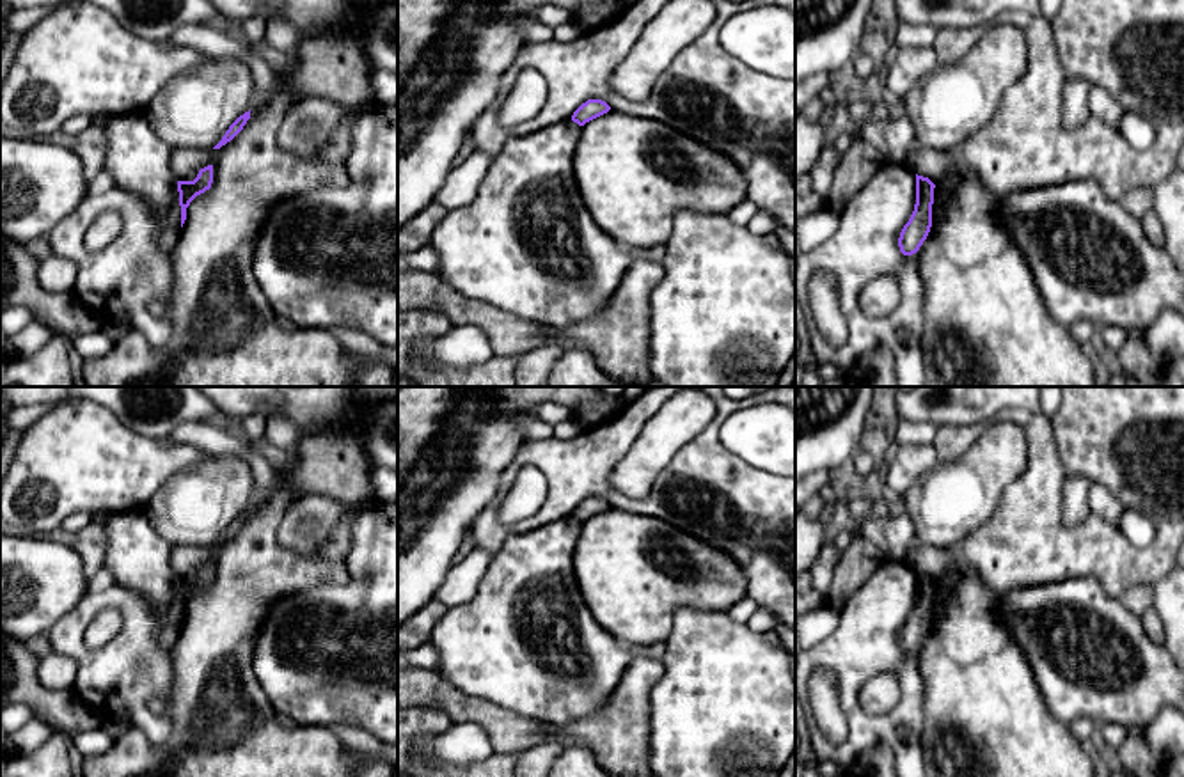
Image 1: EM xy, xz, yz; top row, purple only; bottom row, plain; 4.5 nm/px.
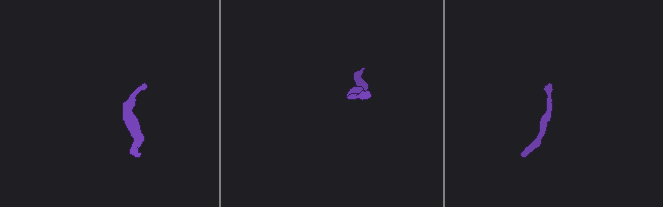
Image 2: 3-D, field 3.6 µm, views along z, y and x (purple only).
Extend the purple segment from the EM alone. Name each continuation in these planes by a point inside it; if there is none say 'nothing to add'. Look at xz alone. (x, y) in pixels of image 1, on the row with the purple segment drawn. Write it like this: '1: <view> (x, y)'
nothing to add

